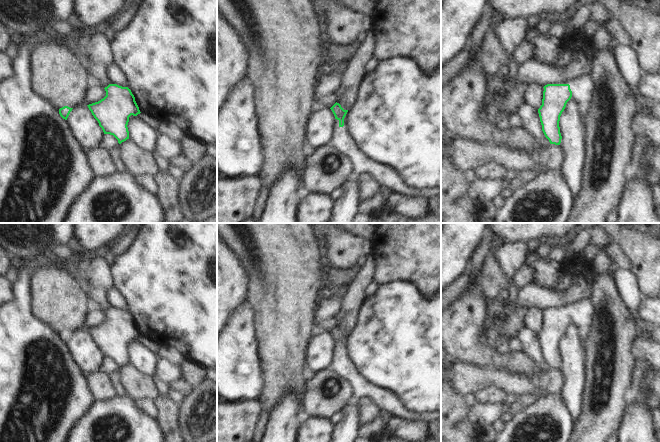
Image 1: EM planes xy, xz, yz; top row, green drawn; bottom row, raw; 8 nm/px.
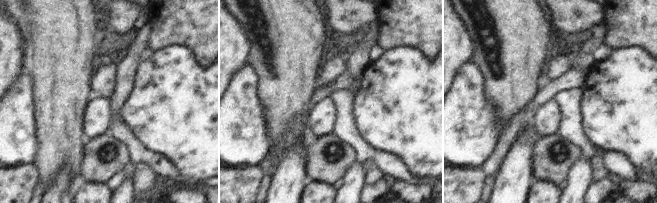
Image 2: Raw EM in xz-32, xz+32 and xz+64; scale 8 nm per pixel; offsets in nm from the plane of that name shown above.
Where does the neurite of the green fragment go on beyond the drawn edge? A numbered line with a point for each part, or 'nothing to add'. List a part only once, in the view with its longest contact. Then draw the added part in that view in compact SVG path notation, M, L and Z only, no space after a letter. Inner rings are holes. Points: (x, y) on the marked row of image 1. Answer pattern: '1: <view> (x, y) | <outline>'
1: yz (582, 88) | M590 73L582 75L571 81L569 85L572 91L571 99L576 101L582 108L588 108L594 91L592 75Z

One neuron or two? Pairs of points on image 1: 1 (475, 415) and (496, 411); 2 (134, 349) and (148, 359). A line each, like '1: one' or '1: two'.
1: one
2: one

